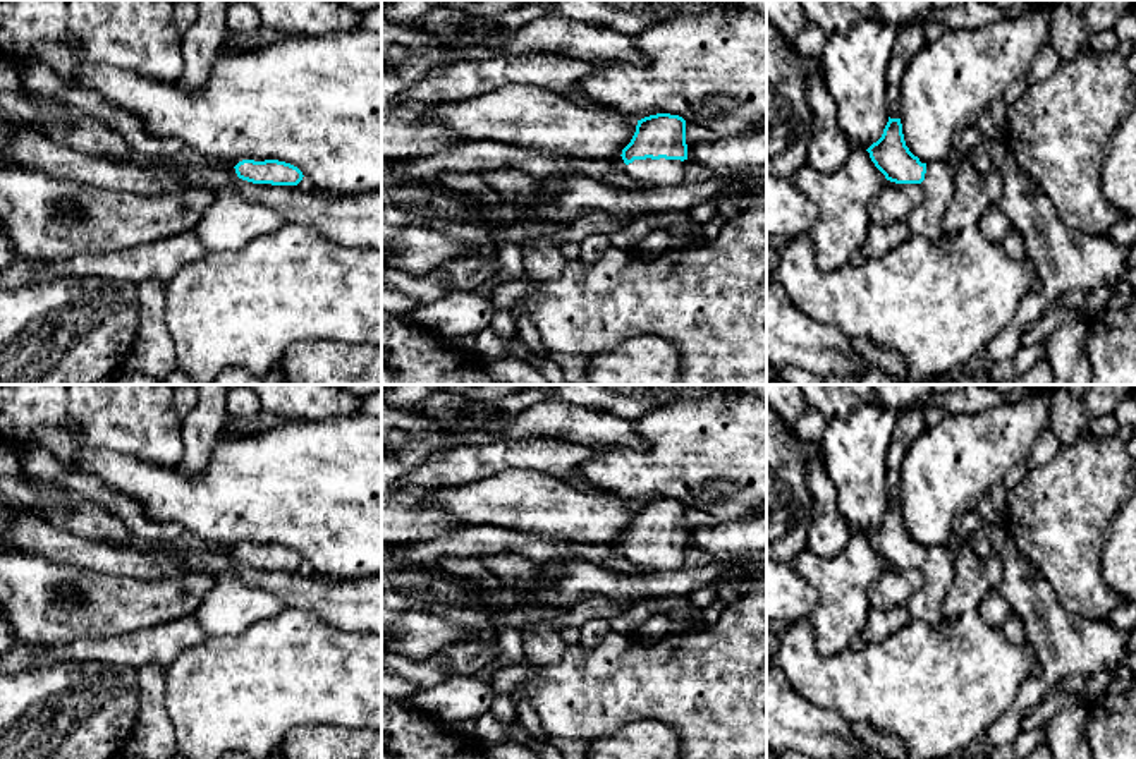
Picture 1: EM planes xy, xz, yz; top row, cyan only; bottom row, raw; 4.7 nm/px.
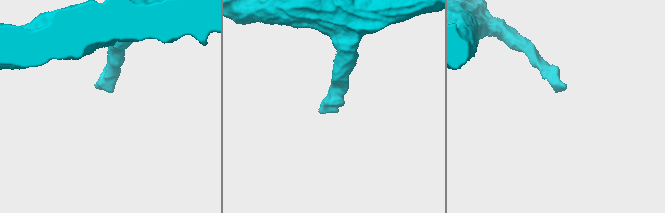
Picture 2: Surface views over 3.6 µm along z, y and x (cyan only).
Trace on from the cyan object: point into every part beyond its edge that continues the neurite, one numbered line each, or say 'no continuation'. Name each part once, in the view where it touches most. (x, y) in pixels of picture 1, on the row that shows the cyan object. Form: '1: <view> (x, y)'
1: xz (648, 172)

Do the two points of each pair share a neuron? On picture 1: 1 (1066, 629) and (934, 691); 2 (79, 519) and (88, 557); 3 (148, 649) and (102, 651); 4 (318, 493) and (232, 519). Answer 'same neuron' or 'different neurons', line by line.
1: different neurons
2: different neurons
3: same neuron
4: same neuron

